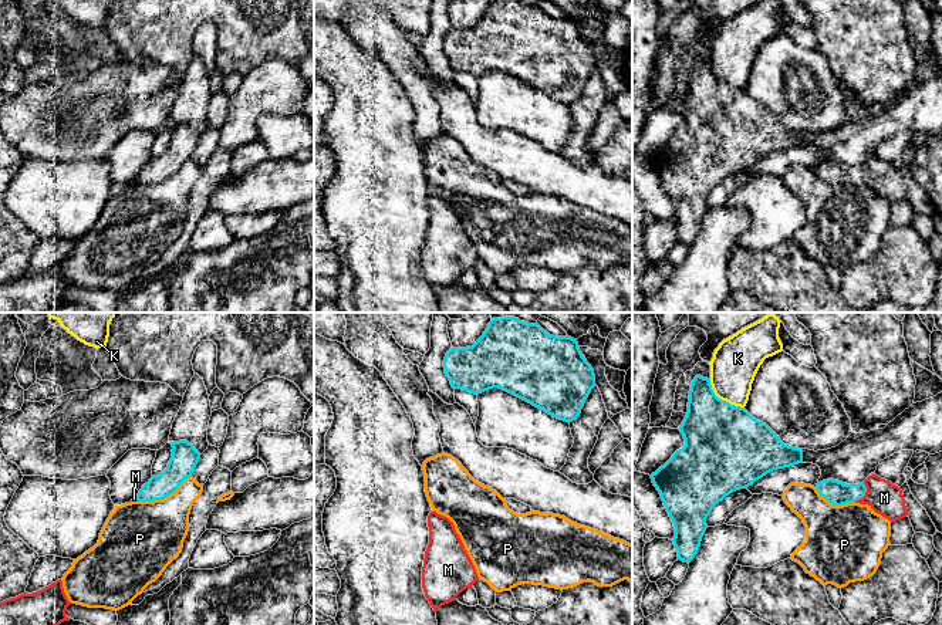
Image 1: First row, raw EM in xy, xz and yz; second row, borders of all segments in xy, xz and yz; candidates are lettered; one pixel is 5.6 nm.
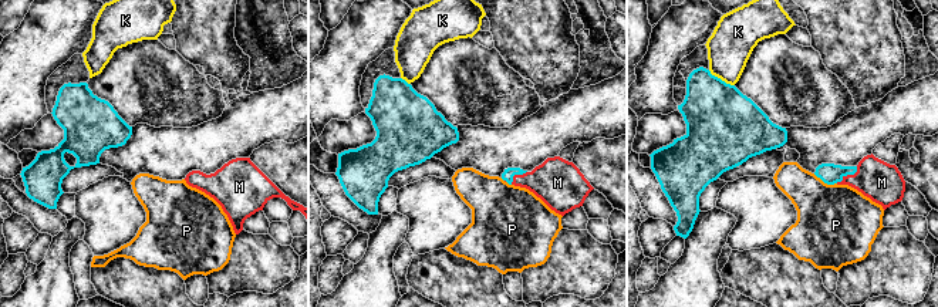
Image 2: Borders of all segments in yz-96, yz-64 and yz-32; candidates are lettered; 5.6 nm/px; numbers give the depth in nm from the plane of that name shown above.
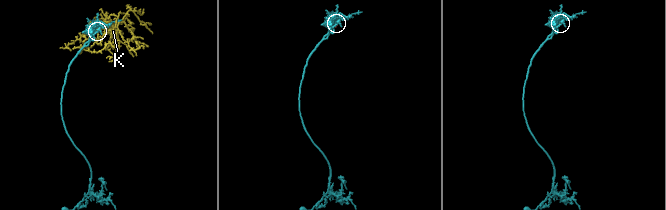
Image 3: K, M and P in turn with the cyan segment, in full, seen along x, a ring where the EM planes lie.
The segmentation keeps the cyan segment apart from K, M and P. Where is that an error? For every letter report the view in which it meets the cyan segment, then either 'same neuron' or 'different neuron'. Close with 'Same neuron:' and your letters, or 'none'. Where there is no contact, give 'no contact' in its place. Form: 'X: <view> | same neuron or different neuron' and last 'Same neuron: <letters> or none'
K: yz | different neuron
M: yz | same neuron
P: xy | different neuron
Same neuron: M

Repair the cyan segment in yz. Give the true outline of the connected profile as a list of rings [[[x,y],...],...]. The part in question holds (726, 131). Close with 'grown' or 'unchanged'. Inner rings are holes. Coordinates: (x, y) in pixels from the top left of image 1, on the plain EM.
[[[696,57],[689,72],[688,94],[678,109],[685,128],[651,156],[673,205],[678,241],[691,244],[700,229],[712,190],[730,175],[752,168],[767,155],[803,143],[803,131],[784,126],[763,104],[745,89],[719,81],[710,61]]] | unchanged

